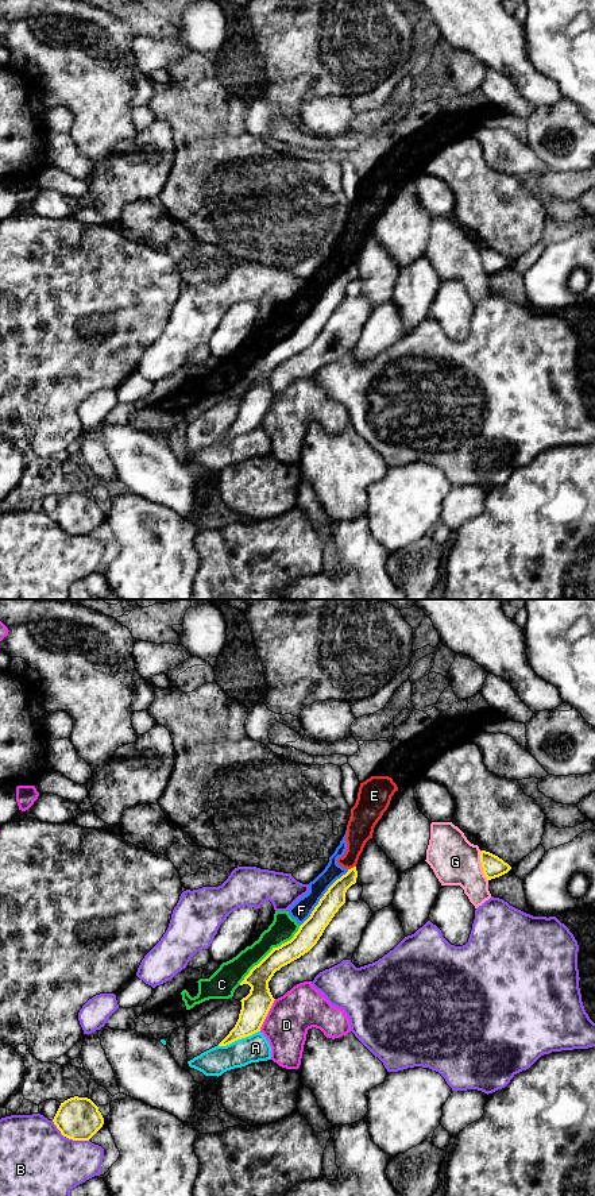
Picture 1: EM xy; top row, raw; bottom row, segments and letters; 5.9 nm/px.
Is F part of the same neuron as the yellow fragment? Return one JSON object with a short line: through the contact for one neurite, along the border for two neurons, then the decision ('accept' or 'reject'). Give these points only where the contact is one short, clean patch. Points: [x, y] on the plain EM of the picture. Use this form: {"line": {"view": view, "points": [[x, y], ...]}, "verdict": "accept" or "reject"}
{"line": {"view": "xy", "points": [[348, 265], [328, 284], [301, 320]]}, "verdict": "reject"}

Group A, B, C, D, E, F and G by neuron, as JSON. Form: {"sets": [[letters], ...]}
{"sets": [["A"], ["B"], ["C", "E", "F"], ["D"], ["G"]]}

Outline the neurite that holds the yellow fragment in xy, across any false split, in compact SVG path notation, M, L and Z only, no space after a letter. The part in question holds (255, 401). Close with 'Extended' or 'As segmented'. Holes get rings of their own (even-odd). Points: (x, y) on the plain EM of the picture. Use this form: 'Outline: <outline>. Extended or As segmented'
Outline: M356 262L348 265L337 274L320 294L310 312L300 321L294 332L273 346L258 359L240 378L251 382L243 393L242 405L235 423L219 439L227 441L237 435L250 432L258 427L274 398L268 377L277 366L308 348L320 335L339 304L345 298L347 285L356 278Z. As segmented

